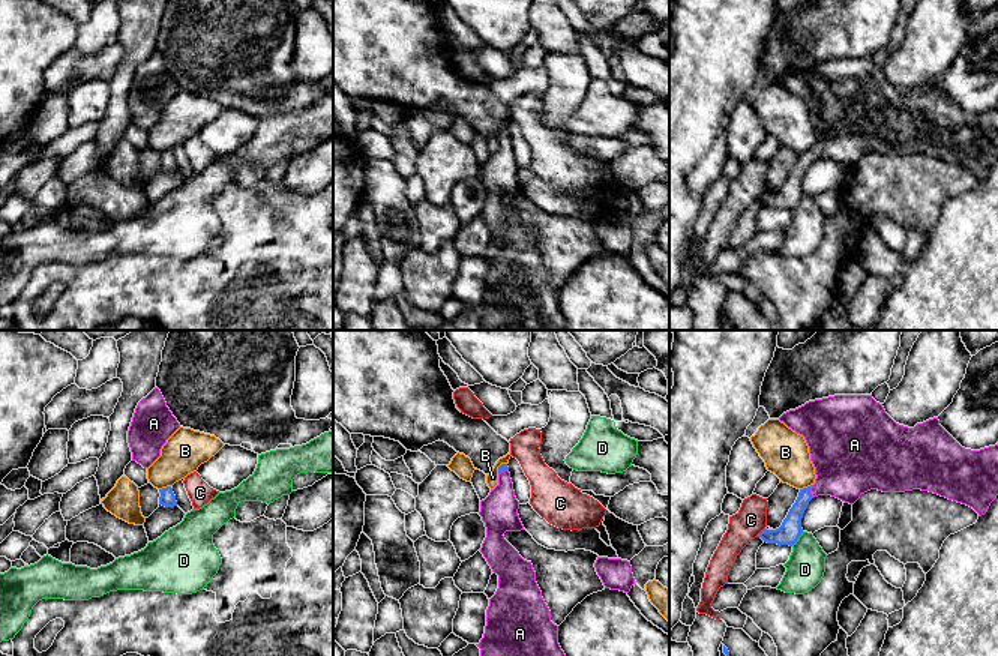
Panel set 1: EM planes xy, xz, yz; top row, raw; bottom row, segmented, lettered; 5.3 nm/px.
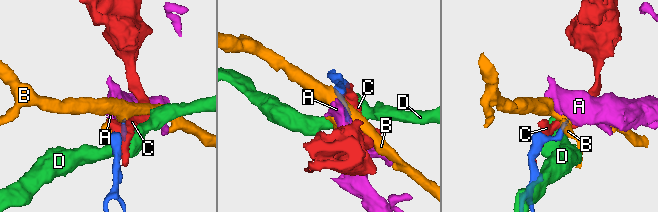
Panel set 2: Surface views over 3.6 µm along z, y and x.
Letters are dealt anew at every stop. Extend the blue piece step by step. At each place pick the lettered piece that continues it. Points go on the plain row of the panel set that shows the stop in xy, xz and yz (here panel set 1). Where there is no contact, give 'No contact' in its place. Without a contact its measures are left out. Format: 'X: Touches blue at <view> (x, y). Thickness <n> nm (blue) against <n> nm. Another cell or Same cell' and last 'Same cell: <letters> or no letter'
A: Touches blue at yz (809, 155). Thickness 120 nm (blue) against 360 nm. Same cell
B: Touches blue at xy (164, 152). Thickness 90 nm (blue) against 220 nm. Another cell
C: Touches blue at yz (761, 195). Thickness 120 nm (blue) against 160 nm. Another cell
D: Touches blue at yz (797, 203). Thickness 120 nm (blue) against 200 nm. Another cell
Same cell: A

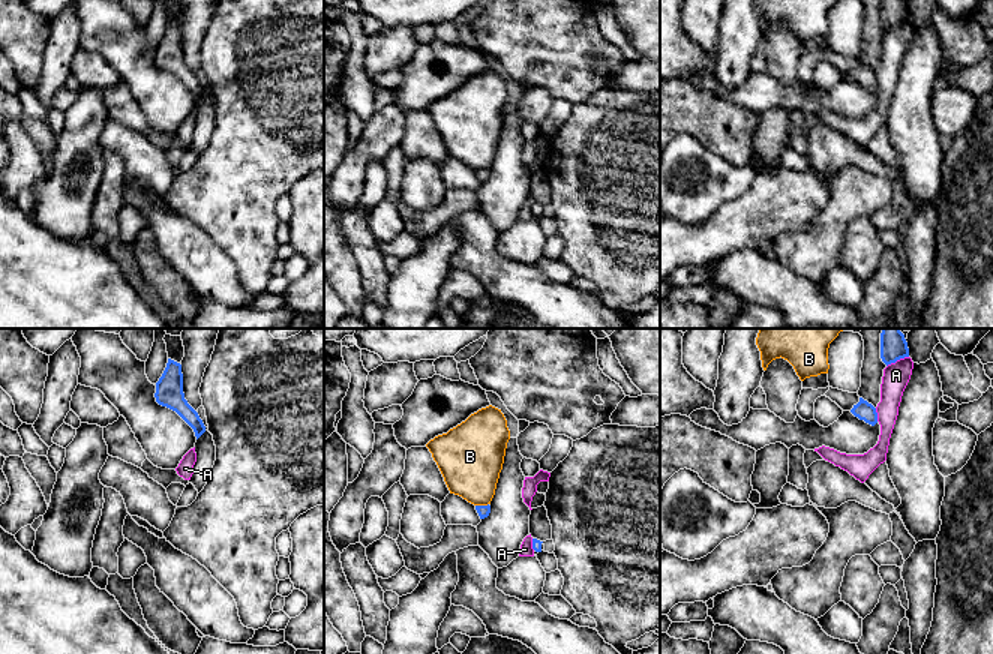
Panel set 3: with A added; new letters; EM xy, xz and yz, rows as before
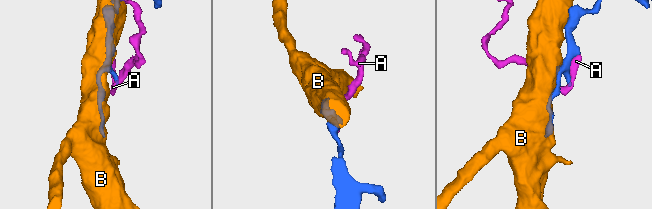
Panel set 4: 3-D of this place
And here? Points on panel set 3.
A: Touches blue at yz (897, 23). Thickness 140 nm (blue) against 140 nm. Another cell
B: Touches blue at xz (482, 170). Thickness 70 nm (blue) against 340 nm. Another cell
Same cell: no letter

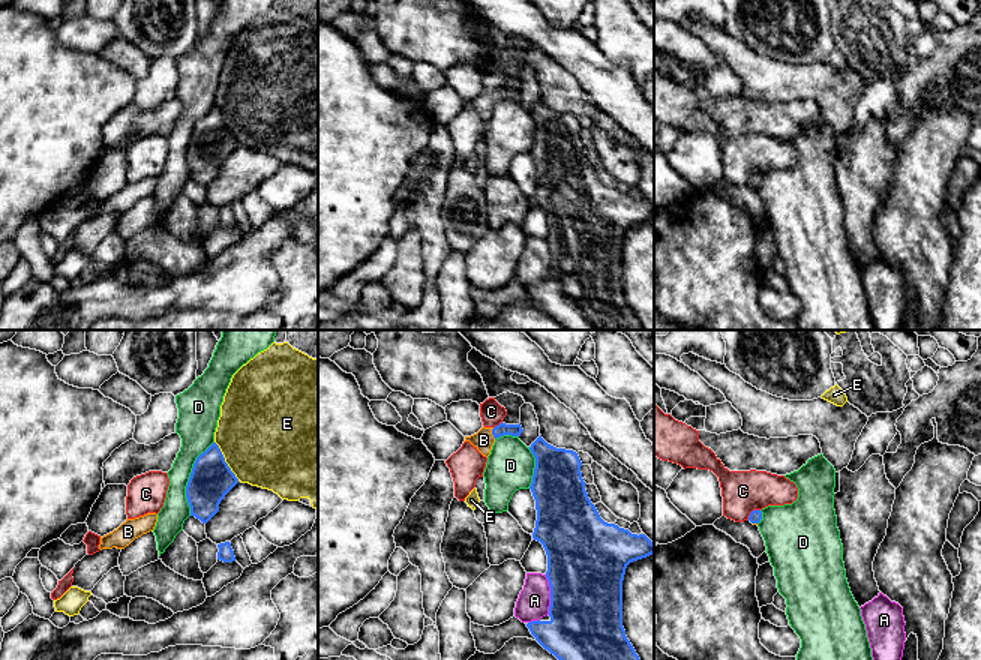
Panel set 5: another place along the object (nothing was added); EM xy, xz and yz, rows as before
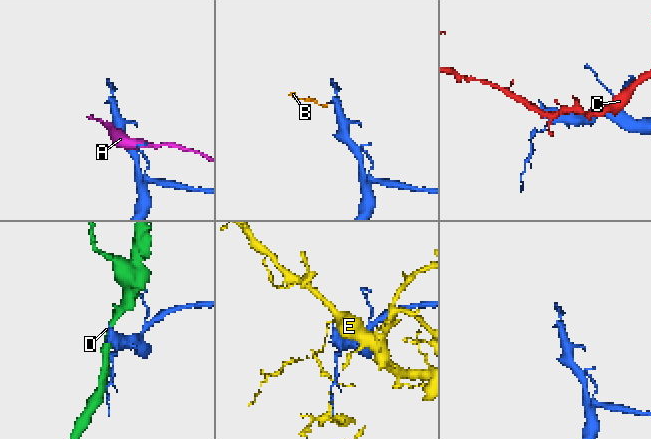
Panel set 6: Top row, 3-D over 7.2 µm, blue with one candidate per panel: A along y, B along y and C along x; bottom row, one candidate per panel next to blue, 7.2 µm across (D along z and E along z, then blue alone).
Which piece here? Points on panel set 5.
A: Touches blue at xz (551, 258). Thickness 420 nm (blue) against 170 nm. Another cell
B: Touches blue at xz (492, 98). Thickness 70 nm (blue) against 110 nm. Same cell
C: Touches blue at yz (752, 176). Thickness 70 nm (blue) against 220 nm. Another cell
D: Touches blue at xy (189, 143). Thickness 220 nm (blue) against 180 nm. Another cell
E: Touches blue at xy (224, 125). Thickness 220 nm (blue) against 480 nm. Another cell
Same cell: B

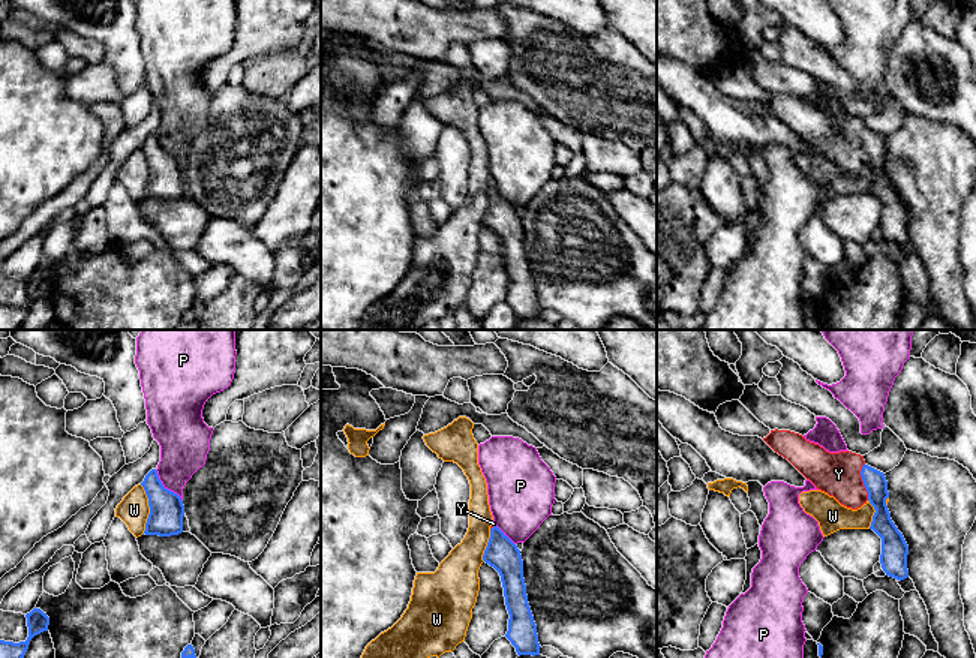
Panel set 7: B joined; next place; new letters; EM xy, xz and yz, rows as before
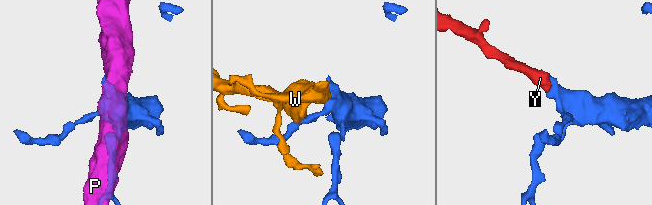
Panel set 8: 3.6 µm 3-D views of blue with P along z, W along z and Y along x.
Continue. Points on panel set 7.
P: Touches blue at xy (164, 152). Thickness 190 nm (blue) against 260 nm. Another cell
W: Touches blue at xy (150, 174). Thickness 190 nm (blue) against 170 nm. Another cell
Y: Touches blue at yz (862, 144). Thickness 120 nm (blue) against 240 nm. Same cell
Same cell: Y

